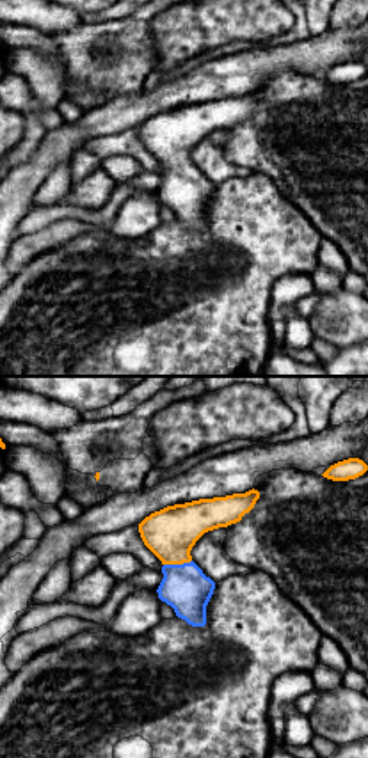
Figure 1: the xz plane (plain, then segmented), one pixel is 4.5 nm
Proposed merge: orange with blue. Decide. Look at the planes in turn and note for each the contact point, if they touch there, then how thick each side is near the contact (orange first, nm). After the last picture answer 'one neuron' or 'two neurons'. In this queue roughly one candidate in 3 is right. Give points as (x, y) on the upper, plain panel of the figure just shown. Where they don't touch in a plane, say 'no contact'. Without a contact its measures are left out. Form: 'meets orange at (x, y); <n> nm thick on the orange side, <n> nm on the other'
meets orange at (176, 165); 240 nm thick on the orange side, 220 nm on the other

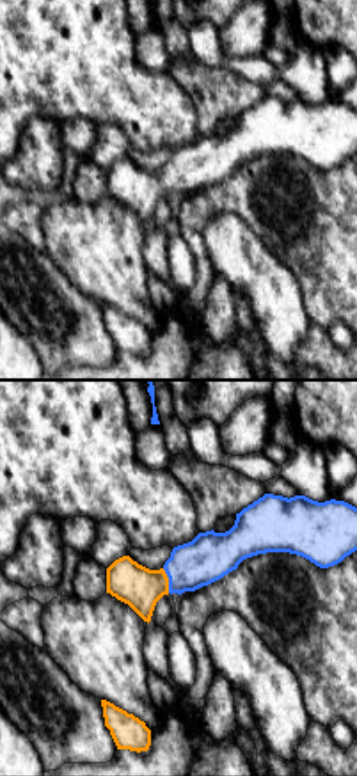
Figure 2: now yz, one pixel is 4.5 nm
meets orange at (167, 183); 190 nm thick on the orange side, 220 nm on the other

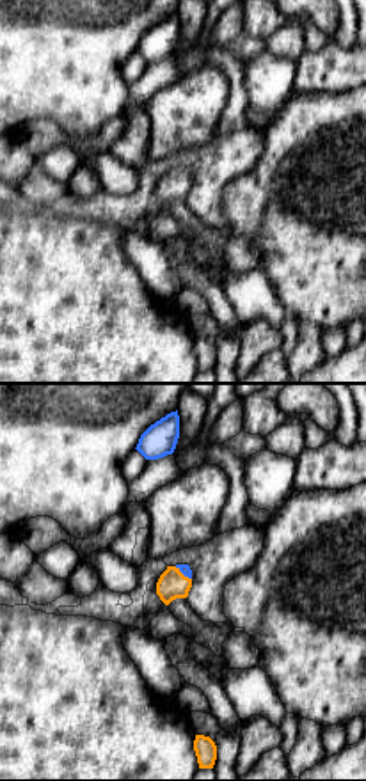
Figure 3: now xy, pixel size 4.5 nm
meets orange at (182, 176); 130 nm thick on the orange side, 50 nm on the other

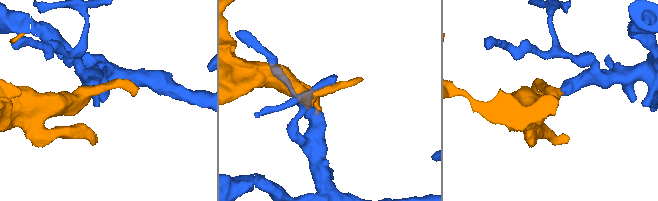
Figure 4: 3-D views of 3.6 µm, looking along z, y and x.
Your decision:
one neuron

